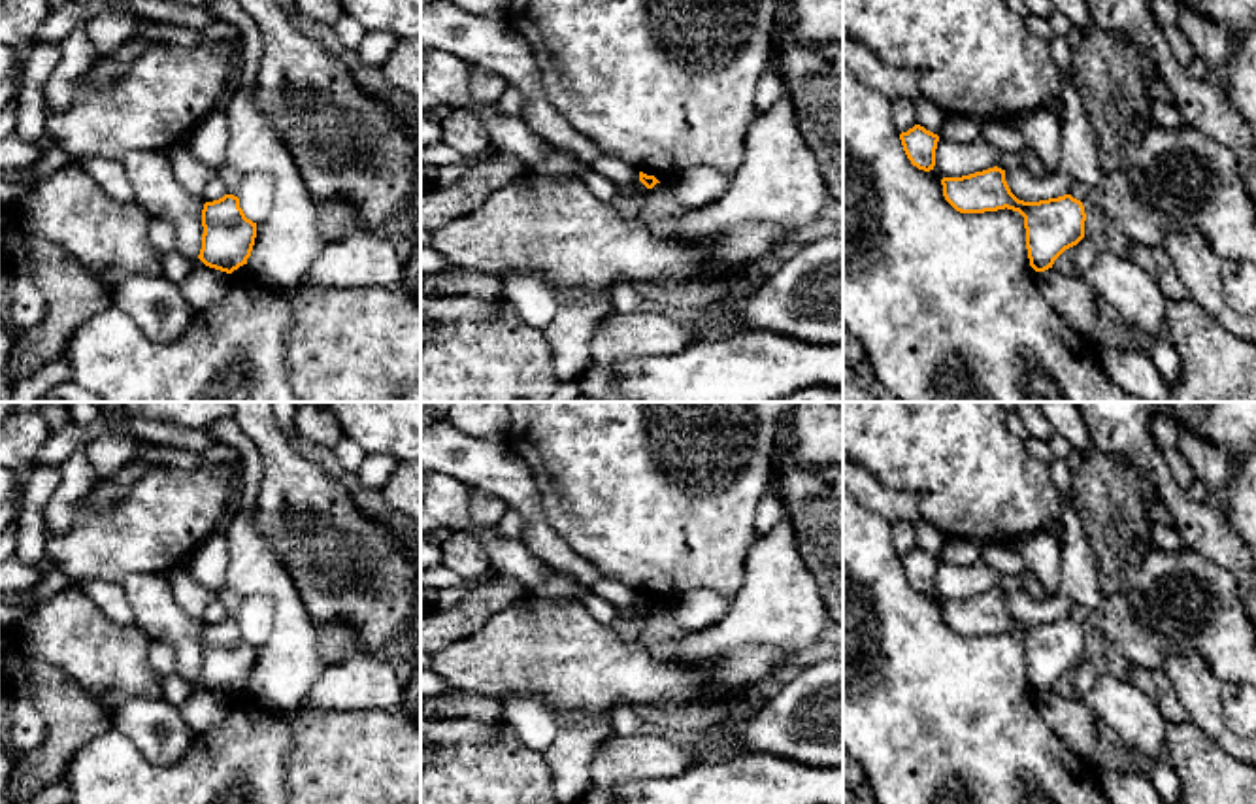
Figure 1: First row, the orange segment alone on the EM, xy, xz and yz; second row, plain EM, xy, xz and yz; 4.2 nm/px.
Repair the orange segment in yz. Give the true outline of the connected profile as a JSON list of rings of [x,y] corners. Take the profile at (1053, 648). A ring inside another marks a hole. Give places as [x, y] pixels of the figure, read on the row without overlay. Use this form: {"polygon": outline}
{"polygon": [[[994,589],[962,600],[943,600],[943,619],[960,636],[1013,632],[1024,640],[1026,672],[1035,695],[1052,691],[1054,683],[1084,661],[1084,628],[1071,617],[1024,625],[1007,604],[1005,593]]]}

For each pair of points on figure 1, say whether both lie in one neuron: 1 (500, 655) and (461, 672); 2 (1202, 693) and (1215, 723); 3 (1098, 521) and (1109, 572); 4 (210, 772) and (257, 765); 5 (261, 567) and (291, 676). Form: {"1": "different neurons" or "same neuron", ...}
{"1": "same neuron", "2": "same neuron", "3": "same neuron", "4": "same neuron", "5": "same neuron"}

